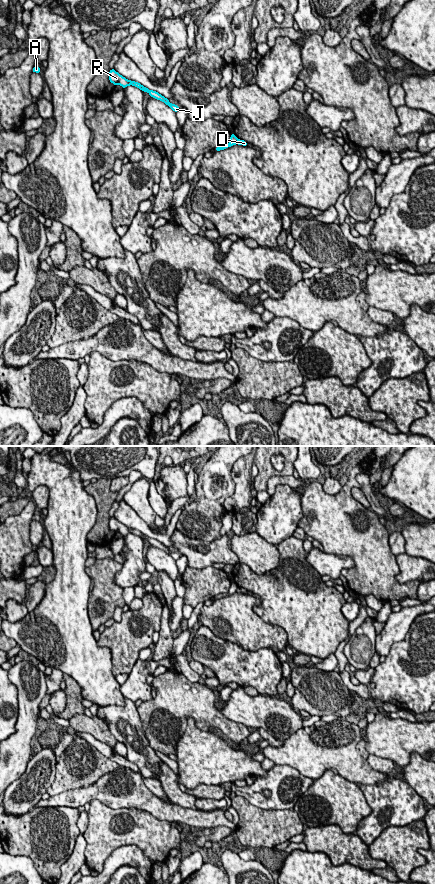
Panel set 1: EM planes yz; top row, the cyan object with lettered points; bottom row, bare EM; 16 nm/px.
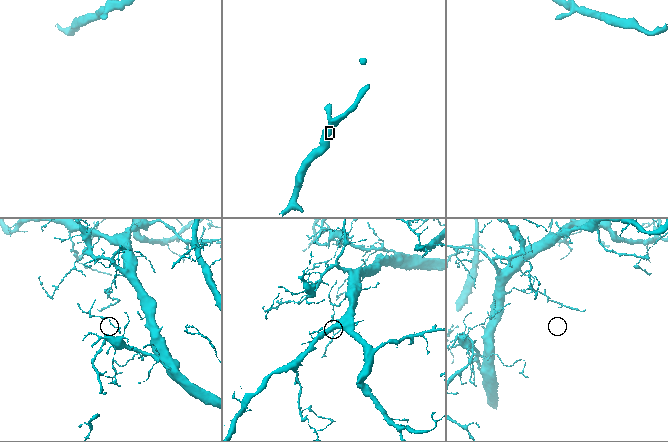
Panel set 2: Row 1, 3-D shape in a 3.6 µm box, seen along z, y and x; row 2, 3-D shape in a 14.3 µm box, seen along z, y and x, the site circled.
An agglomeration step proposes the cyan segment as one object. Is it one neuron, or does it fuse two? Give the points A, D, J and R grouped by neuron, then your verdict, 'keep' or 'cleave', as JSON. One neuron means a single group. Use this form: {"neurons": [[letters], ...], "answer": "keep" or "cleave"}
{"neurons": [["A", "J", "R"], ["D"]], "answer": "cleave"}

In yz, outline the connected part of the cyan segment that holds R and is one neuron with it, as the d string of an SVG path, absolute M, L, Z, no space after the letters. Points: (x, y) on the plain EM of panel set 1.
M114 516L109 519L109 528L115 534L121 533L123 535L123 537L129 533L135 534L135 535L139 536L140 538L142 538L143 540L148 540L152 546L155 546L157 548L164 550L174 560L178 560L180 558L179 554L177 554L176 552L171 552L167 546L162 544L158 540L153 539L153 538L149 538L148 536L141 533L139 530L135 530L135 529L131 529L131 528L126 527L125 525L120 523L118 520L116 520Z

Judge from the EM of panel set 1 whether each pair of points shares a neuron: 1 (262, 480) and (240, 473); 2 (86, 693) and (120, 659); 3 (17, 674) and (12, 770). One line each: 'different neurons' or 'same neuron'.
1: different neurons
2: different neurons
3: same neuron

